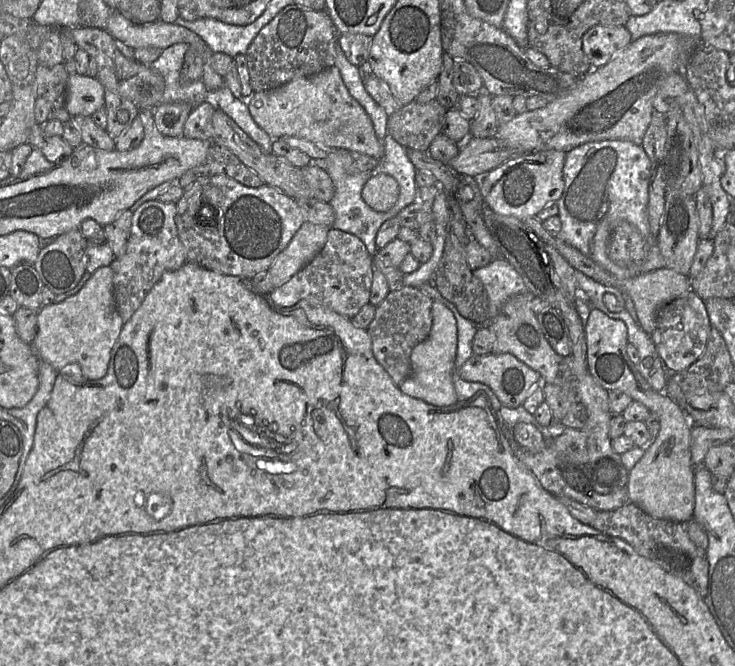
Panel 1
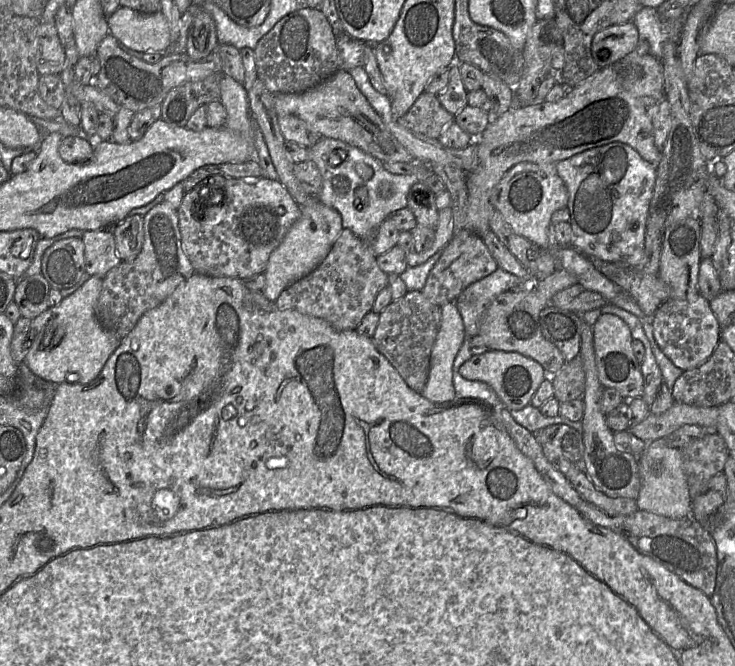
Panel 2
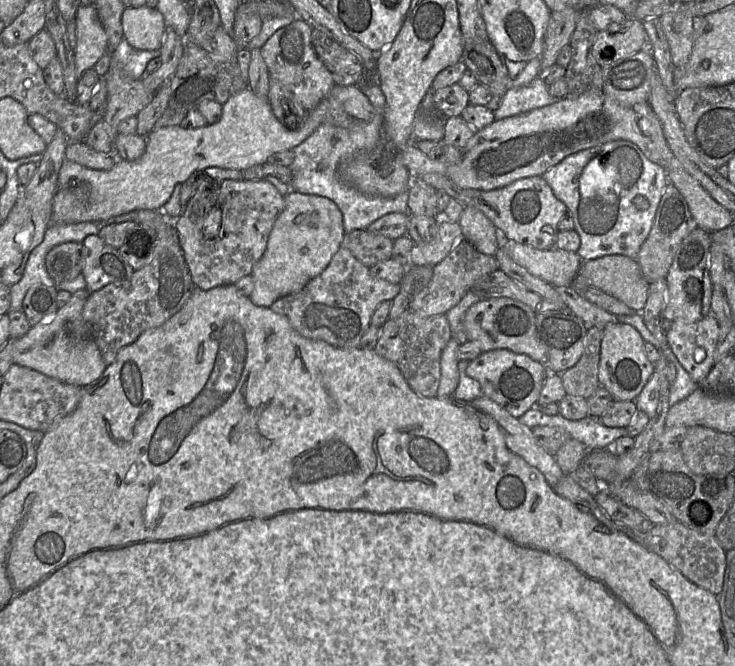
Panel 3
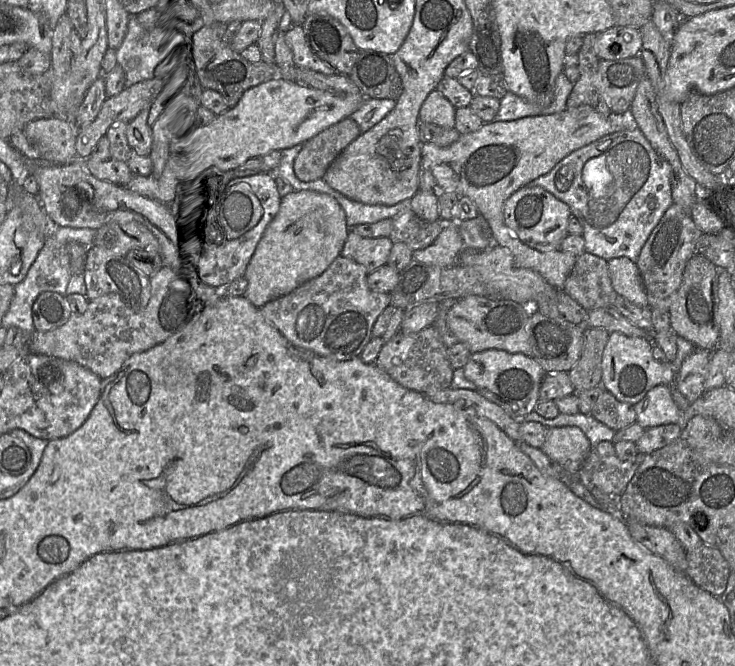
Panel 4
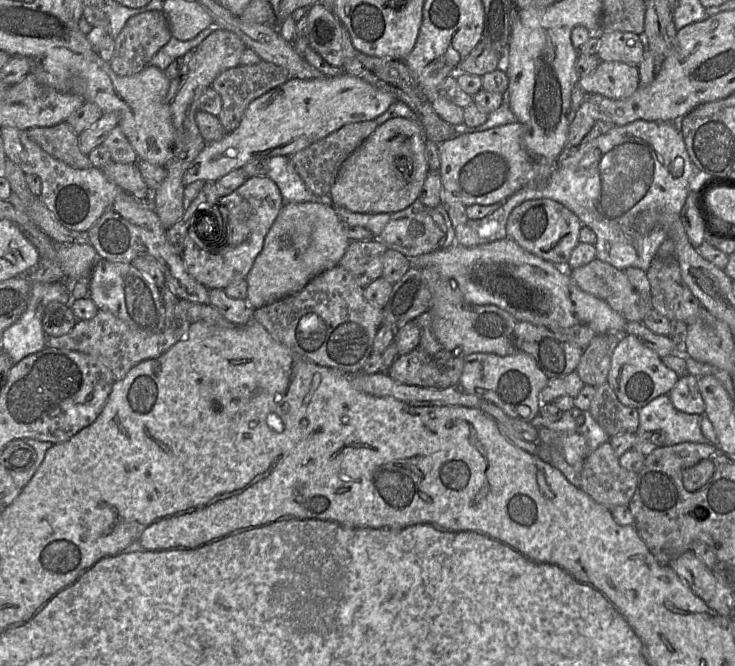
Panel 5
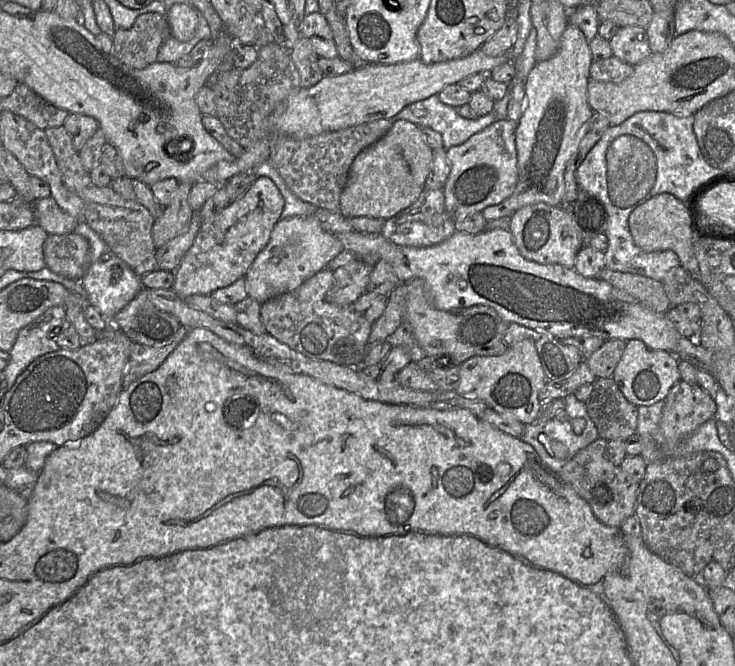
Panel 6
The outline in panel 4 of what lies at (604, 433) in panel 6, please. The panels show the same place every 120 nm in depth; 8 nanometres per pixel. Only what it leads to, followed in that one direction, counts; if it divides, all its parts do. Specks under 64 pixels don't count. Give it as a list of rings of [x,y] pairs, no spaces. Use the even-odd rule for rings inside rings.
[[[604,389],[590,414],[614,431],[625,428],[637,420],[634,404],[620,402]]]

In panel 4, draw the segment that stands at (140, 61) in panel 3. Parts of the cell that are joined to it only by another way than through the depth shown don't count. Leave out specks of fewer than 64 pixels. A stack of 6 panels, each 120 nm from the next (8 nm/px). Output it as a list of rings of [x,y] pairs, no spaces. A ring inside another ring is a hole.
[[[155,9],[155,24],[145,23],[142,18],[142,12],[129,13],[127,31],[120,44],[115,50],[116,61],[125,71],[125,87],[148,80],[154,77],[155,68],[163,57],[174,57],[176,49],[169,49],[164,39],[159,35],[159,27],[157,26],[157,9]],[[132,57],[137,57],[139,62],[135,67],[128,67],[128,61]]]

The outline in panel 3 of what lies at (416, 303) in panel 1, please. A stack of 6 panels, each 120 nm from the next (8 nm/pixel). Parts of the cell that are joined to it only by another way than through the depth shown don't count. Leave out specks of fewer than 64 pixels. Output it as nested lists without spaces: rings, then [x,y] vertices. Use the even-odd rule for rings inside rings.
[[[407,309],[398,318],[389,318],[382,325],[381,335],[374,351],[391,361],[400,370],[416,394],[435,397],[441,376],[441,353],[451,338],[452,333],[446,314],[426,317]]]

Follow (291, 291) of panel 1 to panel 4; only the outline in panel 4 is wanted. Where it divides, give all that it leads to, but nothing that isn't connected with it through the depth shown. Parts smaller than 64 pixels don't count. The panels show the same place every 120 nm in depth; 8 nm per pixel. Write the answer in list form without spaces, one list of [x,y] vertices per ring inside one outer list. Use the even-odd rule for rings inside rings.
[[[340,255],[320,276],[302,284],[289,294],[269,301],[260,311],[265,320],[293,345],[320,356],[350,360],[361,355],[373,337],[372,328],[378,316],[391,305],[391,295],[372,291],[367,278],[368,274],[362,265]]]

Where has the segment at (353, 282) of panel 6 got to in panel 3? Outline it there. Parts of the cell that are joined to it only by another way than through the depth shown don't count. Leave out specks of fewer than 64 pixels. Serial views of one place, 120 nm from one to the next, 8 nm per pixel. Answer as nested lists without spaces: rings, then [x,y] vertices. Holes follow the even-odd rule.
[[[368,229],[345,233],[342,246],[366,267],[392,258],[394,240],[372,233]]]

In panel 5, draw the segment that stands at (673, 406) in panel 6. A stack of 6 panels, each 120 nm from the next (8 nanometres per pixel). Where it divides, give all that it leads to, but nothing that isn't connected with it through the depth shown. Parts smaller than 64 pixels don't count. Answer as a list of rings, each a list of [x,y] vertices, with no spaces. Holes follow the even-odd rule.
[[[689,373],[679,377],[668,395],[677,410],[704,415],[705,403],[698,388],[698,377]]]

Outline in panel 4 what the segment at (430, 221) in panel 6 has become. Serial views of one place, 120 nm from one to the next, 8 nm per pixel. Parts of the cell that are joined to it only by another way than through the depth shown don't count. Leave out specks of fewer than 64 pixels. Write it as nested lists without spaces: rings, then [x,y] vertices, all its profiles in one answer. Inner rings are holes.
[[[410,207],[391,219],[393,219],[393,228],[389,239],[393,243],[405,243],[413,252],[430,246],[446,224],[442,219],[434,222],[422,220]]]

